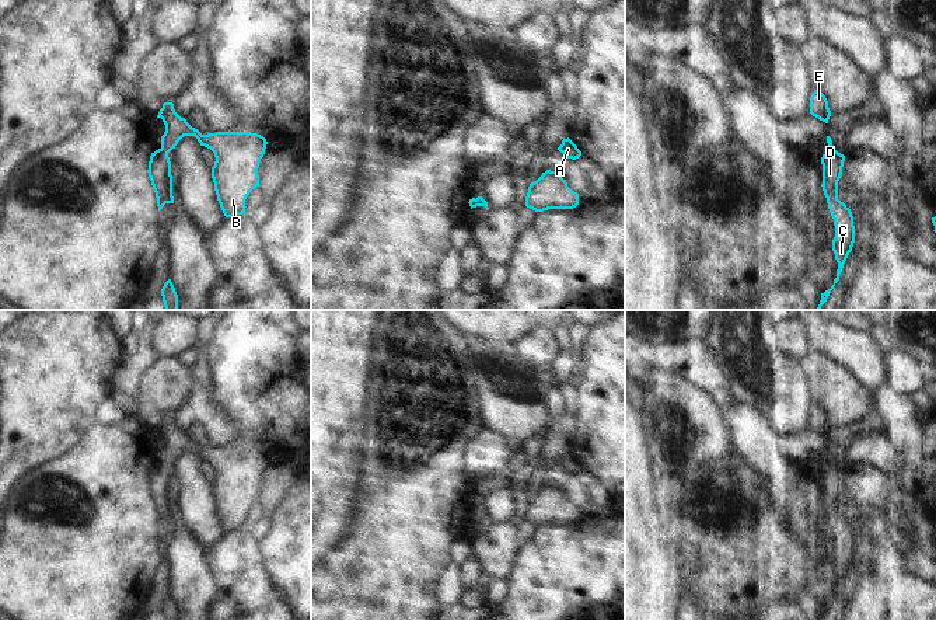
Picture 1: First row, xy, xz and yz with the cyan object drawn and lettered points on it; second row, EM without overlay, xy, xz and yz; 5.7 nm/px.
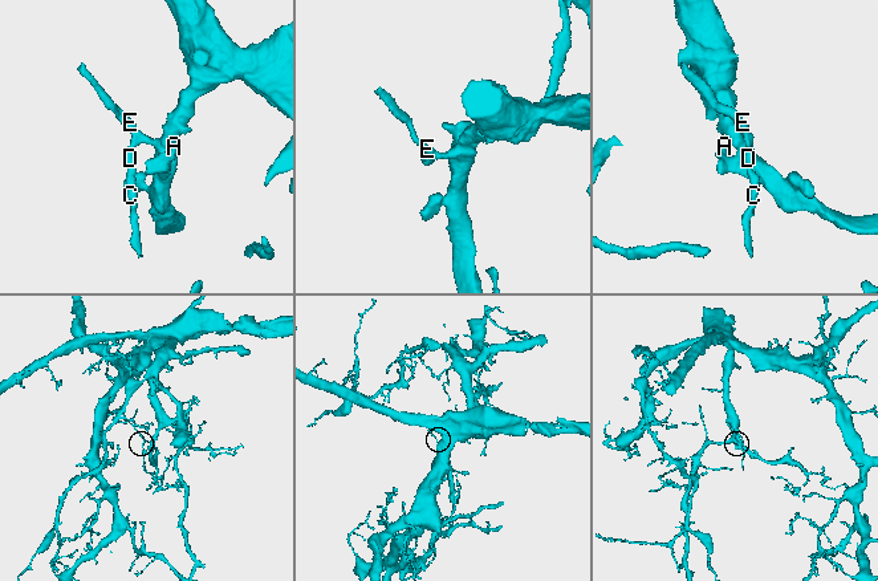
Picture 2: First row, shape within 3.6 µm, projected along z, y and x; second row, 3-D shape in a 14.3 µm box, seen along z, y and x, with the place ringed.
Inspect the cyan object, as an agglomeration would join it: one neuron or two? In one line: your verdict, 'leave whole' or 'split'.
leave whole

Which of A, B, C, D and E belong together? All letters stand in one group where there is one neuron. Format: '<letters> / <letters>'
A B C D E

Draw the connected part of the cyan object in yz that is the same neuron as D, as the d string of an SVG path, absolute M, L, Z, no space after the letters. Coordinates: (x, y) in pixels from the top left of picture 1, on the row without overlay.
M827 450L827 457L828 457L828 466L825 469L823 469L823 471L821 471L821 478L823 478L823 498L821 498L821 501L823 501L824 509L827 512L828 523L830 523L831 530L834 533L835 551L832 554L832 565L834 565L835 574L838 577L838 584L837 584L837 592L834 593L834 599L828 605L821 607L821 614L820 614L818 620L823 620L827 616L831 605L834 603L835 598L839 595L839 589L842 586L844 578L845 578L849 567L852 565L852 561L855 557L855 540L853 540L852 526L844 516L841 516L838 513L838 495L841 492L841 488L842 488L845 470L832 463L832 454L830 450Z

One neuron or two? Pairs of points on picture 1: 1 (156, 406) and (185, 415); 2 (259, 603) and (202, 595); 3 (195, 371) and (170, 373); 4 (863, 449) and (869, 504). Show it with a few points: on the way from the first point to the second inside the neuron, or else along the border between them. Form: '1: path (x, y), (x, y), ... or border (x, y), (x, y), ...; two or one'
1: border (195, 386), (171, 415); two
2: border (205, 564), (216, 588), (212, 605); two
3: border (188, 369), (192, 376); two
4: border (849, 463), (869, 462), (893, 480); two

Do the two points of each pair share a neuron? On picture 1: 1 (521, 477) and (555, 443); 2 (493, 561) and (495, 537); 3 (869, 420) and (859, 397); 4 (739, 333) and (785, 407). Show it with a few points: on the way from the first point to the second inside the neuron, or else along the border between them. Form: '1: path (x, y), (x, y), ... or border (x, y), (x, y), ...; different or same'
1: border (538, 456), (538, 467), (523, 487); different
2: path (495, 556), (495, 543); same
3: border (875, 407), (862, 418), (835, 427); different
4: path (747, 351), (754, 366), (776, 389); same

